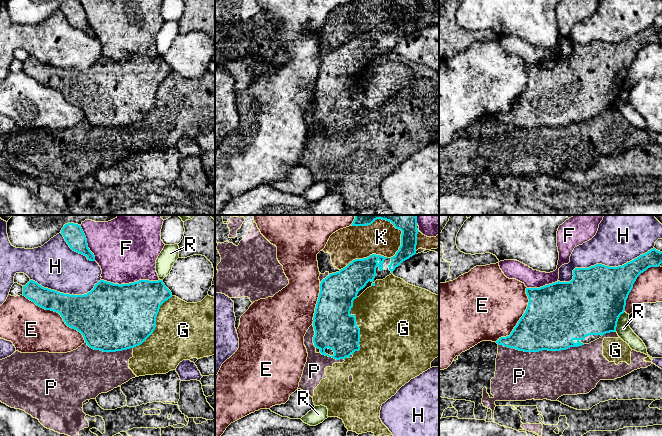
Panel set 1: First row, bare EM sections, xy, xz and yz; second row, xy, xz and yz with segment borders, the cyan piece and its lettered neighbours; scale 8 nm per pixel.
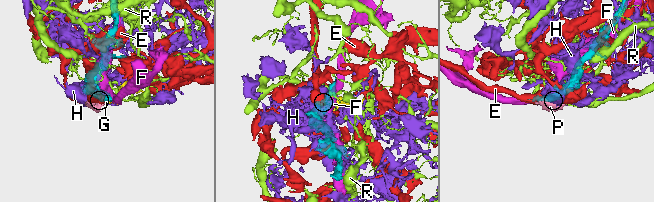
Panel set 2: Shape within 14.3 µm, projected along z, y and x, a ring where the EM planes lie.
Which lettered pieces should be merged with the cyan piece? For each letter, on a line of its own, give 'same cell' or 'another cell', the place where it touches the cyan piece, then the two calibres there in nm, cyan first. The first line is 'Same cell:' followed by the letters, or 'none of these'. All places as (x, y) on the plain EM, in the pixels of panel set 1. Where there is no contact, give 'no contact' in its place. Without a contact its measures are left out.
Same cell: none of these
E: another cell | xy (57, 88) | 320/380 nm
F: another cell | xy (130, 59) | 480/480 nm
G: another cell | xz (357, 102) | 320/480 nm
H: another cell | yz (602, 41) | 480/340 nm
K: another cell | xz (363, 34) | 240/280 nm
P: another cell | yz (541, 126) | 460/380 nm
R: another cell | yz (617, 96) | 500/120 nm

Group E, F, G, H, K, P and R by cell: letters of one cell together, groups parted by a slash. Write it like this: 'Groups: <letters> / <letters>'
Groups: E / F / G P / H / K / R

